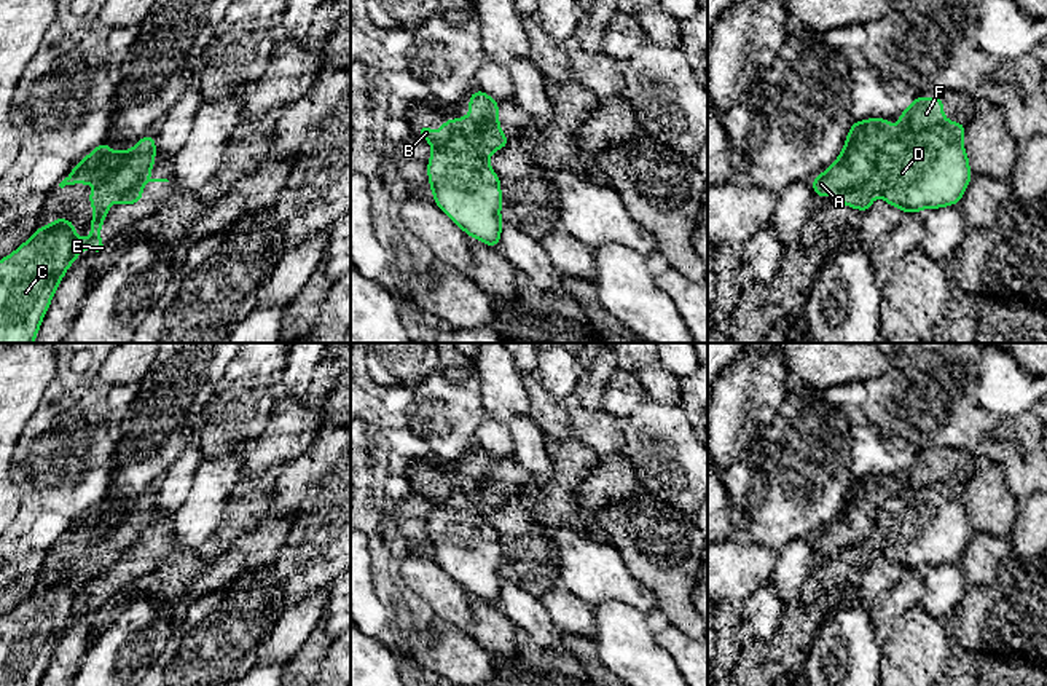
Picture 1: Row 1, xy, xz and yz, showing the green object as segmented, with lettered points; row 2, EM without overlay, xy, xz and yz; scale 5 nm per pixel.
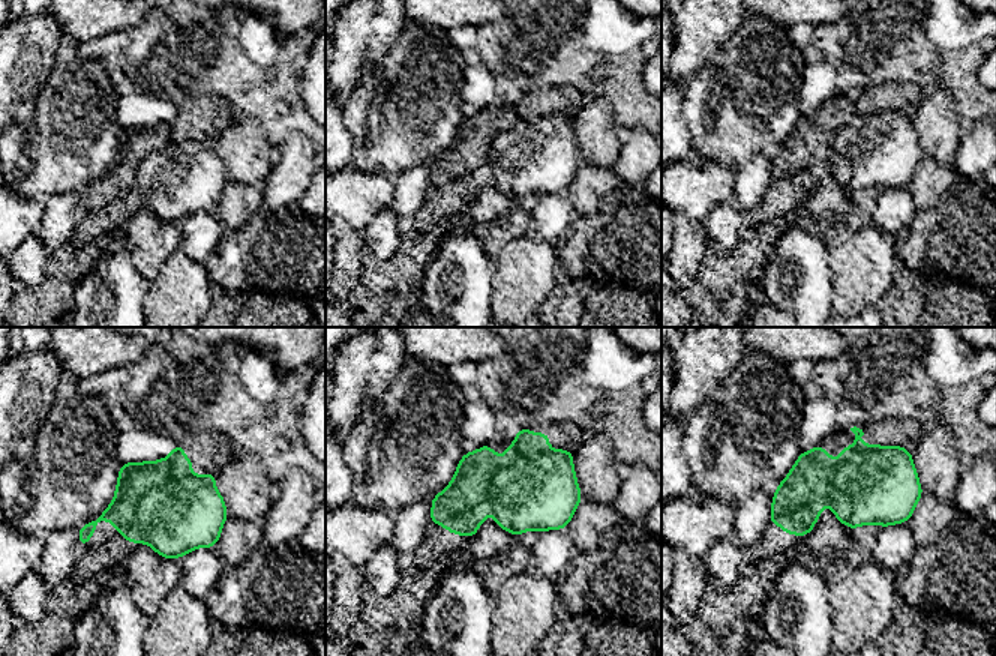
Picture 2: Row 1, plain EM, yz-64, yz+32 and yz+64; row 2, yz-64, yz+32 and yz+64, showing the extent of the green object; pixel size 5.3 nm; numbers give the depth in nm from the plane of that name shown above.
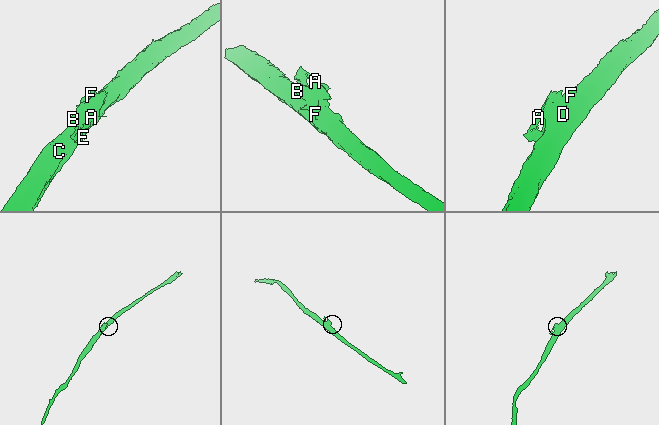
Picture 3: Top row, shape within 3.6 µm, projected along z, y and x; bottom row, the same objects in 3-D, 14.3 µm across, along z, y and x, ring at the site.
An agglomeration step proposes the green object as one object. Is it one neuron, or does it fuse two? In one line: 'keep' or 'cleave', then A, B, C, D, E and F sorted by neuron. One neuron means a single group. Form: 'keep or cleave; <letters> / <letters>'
cleave; A F / B C D E

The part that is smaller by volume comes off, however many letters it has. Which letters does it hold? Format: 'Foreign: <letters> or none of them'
Foreign: A, F

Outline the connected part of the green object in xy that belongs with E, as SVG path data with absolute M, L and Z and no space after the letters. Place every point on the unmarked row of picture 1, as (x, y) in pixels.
M99 539L94 546L99 558L92 562L91 595L78 595L75 579L64 574L54 574L53 582L43 582L21 601L14 609L0 617L0 686L40 686L40 681L51 662L53 652L57 648L67 625L75 621L75 616L91 601L89 609L102 613L107 601L100 598L100 585L110 562L135 562L134 546L123 547L120 542L112 544L108 539Z

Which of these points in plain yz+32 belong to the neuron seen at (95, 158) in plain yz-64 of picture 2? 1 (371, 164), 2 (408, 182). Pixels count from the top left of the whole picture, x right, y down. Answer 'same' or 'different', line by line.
1: same
2: different

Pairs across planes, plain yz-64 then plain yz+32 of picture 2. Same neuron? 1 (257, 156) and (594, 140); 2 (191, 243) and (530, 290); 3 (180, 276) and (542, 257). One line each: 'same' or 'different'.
1: same
2: different
3: same

